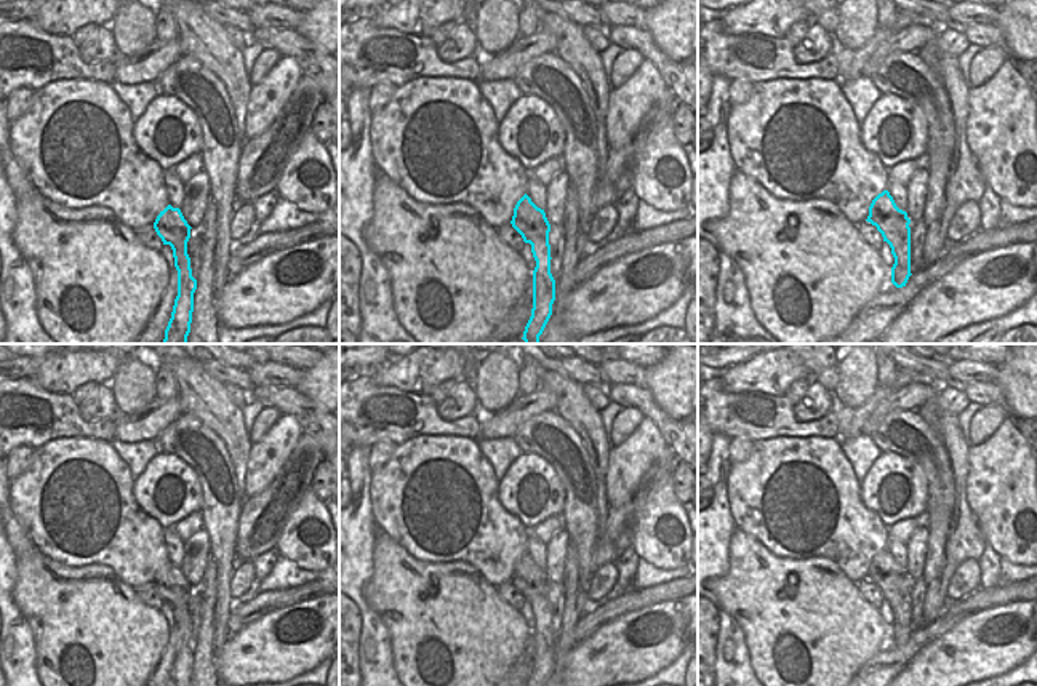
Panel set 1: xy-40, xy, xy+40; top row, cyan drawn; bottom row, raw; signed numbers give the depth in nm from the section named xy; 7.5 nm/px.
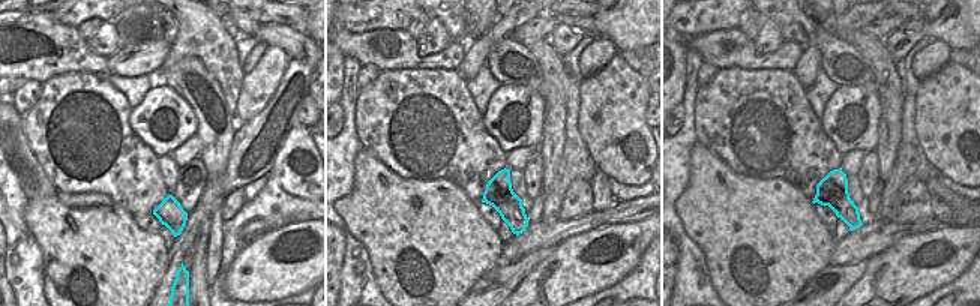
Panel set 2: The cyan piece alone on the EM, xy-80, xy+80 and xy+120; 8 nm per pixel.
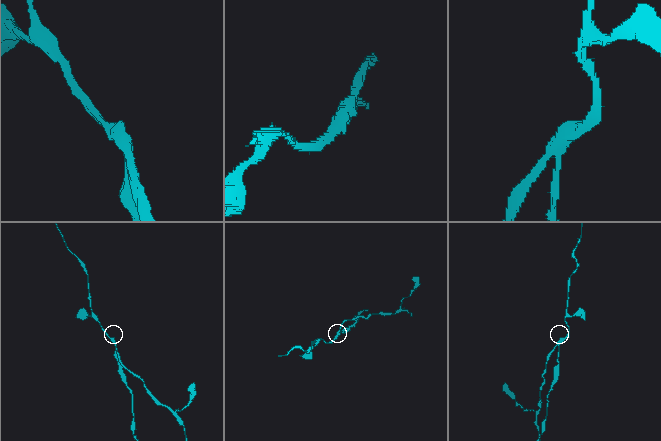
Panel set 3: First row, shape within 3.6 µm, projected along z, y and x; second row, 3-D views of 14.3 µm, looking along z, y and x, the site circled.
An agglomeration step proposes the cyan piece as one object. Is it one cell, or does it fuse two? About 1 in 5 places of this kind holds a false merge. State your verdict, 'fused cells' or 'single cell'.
fused cells

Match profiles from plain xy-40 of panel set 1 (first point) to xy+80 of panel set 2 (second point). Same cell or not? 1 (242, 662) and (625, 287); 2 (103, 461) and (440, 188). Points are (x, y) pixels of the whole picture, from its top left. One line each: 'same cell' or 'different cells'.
1: different cells
2: different cells

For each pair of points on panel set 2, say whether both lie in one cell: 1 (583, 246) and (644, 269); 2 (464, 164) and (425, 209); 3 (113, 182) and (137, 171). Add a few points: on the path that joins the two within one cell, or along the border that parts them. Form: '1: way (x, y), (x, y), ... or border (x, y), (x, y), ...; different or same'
1: border (646, 248), (638, 264), (608, 287); different
2: border (414, 177), (423, 180), (447, 179), (476, 203); different
3: way (119, 176), (123, 171), (131, 171); same

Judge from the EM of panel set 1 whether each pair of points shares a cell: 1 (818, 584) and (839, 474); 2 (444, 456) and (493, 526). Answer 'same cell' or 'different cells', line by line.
1: different cells
2: same cell

